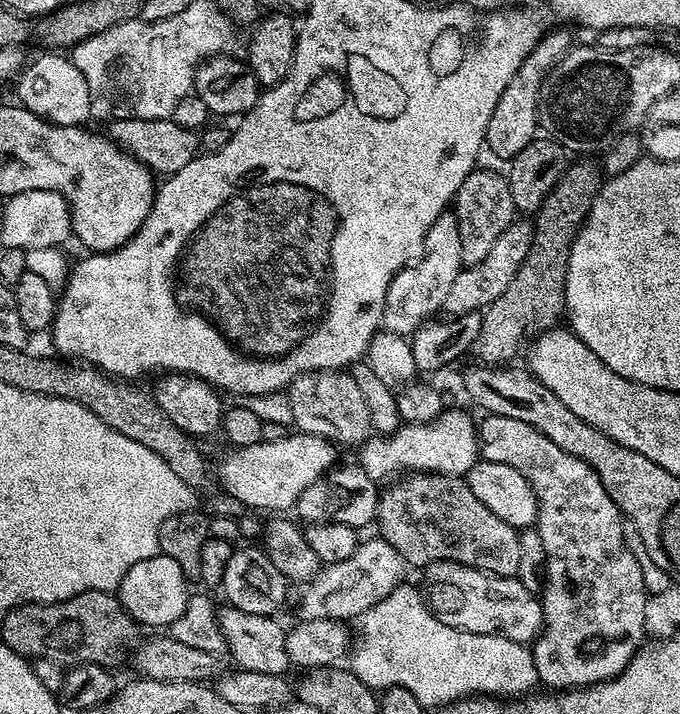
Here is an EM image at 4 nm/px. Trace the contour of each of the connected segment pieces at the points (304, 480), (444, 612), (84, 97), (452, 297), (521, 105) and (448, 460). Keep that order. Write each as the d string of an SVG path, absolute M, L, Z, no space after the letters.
M299 430L293 433L293 436L280 436L277 440L263 438L256 445L233 447L221 458L220 465L215 465L219 487L238 498L248 510L284 514L287 508L288 511L295 509L298 494L321 479L337 463L338 448L324 436Z
M453 560L434 562L423 569L422 592L435 616L446 626L474 634L505 636L531 645L544 628L544 615L537 593L526 590L515 576L495 576Z
M46 52L21 71L18 82L18 96L21 107L30 110L43 120L56 125L79 127L86 121L94 105L94 97L86 85L86 78L74 66L72 60L58 52Z
M517 218L502 232L501 237L494 242L492 249L482 258L481 262L462 268L450 286L449 293L443 303L442 310L449 317L464 316L466 313L477 312L487 308L488 304L502 294L510 281L522 266L523 259L530 250L533 241L533 223Z
M556 27L560 28L554 29L553 32L552 29L545 31L538 46L534 46L534 50L526 54L526 62L518 66L514 78L510 78L506 90L502 90L502 98L498 98L498 106L494 106L494 114L490 114L490 123L486 126L484 142L487 151L492 151L498 159L504 160L503 162L513 160L524 147L530 146L530 142L537 139L540 128L540 91L544 85L544 79L574 44L571 34L564 29L567 27Z
M451 408L433 418L430 424L401 423L389 436L369 435L368 439L359 445L359 464L366 470L366 474L370 474L370 478L377 482L414 472L437 472L447 476L467 477L468 471L481 459L478 424L466 413Z

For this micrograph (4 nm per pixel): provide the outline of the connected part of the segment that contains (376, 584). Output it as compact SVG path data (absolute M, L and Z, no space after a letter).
M373 538L357 543L356 552L343 562L325 564L313 580L308 581L298 607L300 620L355 621L370 606L382 602L405 579L404 560L385 540Z

